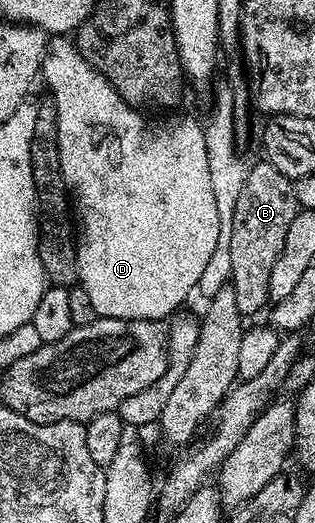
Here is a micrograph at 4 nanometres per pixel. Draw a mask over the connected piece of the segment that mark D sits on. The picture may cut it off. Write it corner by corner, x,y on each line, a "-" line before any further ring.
56,36
49,41
44,52
44,65
42,67
42,82
52,89
51,105
56,108
56,152
58,155
58,174
65,182
67,193
70,195
71,205
74,207
74,218
78,223
78,237
76,239
76,276
78,279
79,289
86,292
86,296
90,296
90,304
94,304
97,315
101,318
129,318
130,320
150,320
151,322
159,322
167,319
176,313
185,305
184,302
188,298
188,293
193,293
198,284
198,276
202,276
202,272
206,269
206,264
210,261
210,256
214,256
214,244
218,244
218,207
214,205
214,191
210,189
210,164
206,156
206,136
204,135
204,126
196,123
192,118
172,118
176,116
168,116
165,122
160,122
157,126
151,126
147,122
145,115
137,110
135,106
128,106
126,100
122,100
122,96
118,96
118,92
114,89
102,75
93,69
87,58
80,55
80,50
76,47
75,41
68,36

